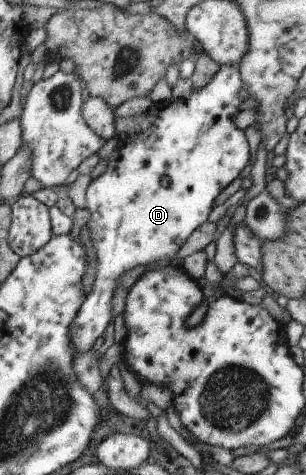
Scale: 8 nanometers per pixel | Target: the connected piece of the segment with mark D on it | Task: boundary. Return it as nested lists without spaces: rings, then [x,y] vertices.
[[[222,65],[219,68],[213,79],[210,79],[210,83],[207,84],[201,91],[194,91],[186,99],[178,99],[167,101],[162,104],[156,104],[150,111],[138,115],[138,117],[128,117],[128,119],[117,119],[117,134],[118,134],[118,146],[110,155],[110,165],[107,170],[96,179],[93,180],[90,189],[88,190],[88,209],[91,211],[90,233],[92,233],[92,241],[98,249],[98,279],[96,279],[96,287],[94,287],[94,293],[85,300],[83,304],[83,310],[80,312],[79,318],[76,319],[74,327],[72,327],[72,341],[74,341],[74,347],[78,349],[78,355],[83,356],[90,351],[94,351],[94,343],[98,343],[98,339],[105,338],[105,336],[111,332],[112,325],[114,323],[114,297],[116,297],[116,291],[124,279],[126,273],[134,271],[136,267],[150,267],[154,263],[160,263],[162,259],[174,259],[180,249],[190,241],[190,237],[208,221],[210,213],[212,213],[212,207],[216,203],[216,197],[220,195],[222,189],[226,189],[232,181],[238,179],[238,175],[246,165],[248,165],[248,159],[250,159],[250,147],[248,147],[248,139],[246,139],[246,133],[236,125],[236,117],[238,117],[238,105],[242,99],[240,99],[240,91],[244,87],[243,74],[239,70],[239,65]]]

